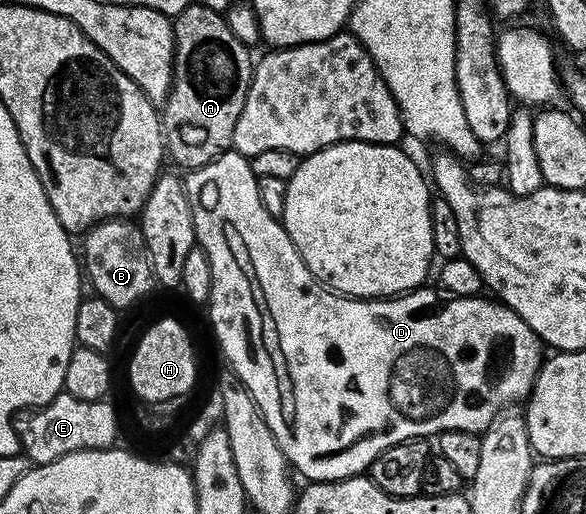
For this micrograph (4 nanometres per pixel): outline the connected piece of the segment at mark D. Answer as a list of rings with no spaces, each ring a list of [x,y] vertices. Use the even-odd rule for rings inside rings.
[[[232,148],[214,158],[208,164],[194,167],[184,175],[185,195],[191,204],[193,227],[197,233],[200,249],[205,251],[211,264],[213,287],[209,293],[207,309],[209,322],[213,325],[213,334],[229,361],[228,369],[239,376],[239,380],[251,392],[261,415],[267,420],[279,448],[283,452],[286,463],[294,471],[297,470],[309,482],[338,482],[344,478],[355,478],[364,475],[369,465],[379,457],[382,450],[391,448],[400,442],[425,440],[430,436],[441,434],[444,430],[458,430],[480,435],[489,429],[489,425],[506,409],[508,402],[520,403],[528,399],[533,389],[533,381],[537,379],[537,371],[543,361],[543,343],[537,333],[523,321],[516,310],[492,297],[448,299],[442,310],[437,310],[437,298],[426,288],[409,291],[408,294],[394,296],[384,300],[366,300],[351,298],[338,294],[314,278],[307,268],[303,256],[295,248],[289,233],[278,219],[272,218],[263,208],[263,200],[259,200],[258,177],[244,154]]]

